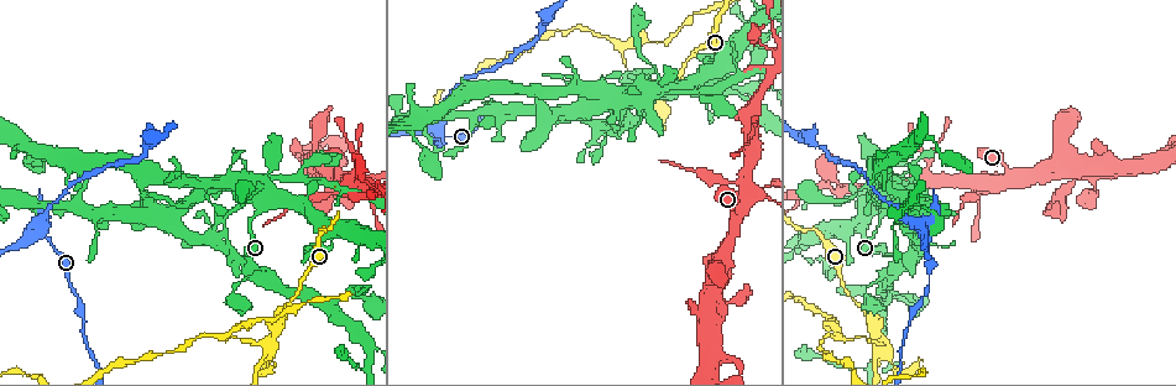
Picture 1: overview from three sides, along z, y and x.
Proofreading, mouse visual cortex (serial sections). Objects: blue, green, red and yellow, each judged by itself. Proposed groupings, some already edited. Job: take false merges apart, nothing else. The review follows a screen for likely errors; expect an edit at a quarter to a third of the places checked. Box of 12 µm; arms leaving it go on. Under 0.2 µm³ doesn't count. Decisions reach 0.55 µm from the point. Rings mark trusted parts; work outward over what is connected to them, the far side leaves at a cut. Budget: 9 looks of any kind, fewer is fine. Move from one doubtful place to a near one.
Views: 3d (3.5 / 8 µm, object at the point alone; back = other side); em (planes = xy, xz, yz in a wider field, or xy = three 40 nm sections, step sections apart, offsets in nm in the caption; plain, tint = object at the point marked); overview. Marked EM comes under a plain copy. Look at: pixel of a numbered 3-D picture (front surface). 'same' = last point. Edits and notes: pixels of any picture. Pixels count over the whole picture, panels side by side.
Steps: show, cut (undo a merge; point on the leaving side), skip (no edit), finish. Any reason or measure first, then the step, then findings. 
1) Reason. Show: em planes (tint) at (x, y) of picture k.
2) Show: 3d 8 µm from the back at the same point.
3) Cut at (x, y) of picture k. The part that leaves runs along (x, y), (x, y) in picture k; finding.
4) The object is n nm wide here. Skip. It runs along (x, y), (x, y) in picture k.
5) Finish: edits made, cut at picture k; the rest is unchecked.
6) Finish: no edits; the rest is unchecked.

Three arms meet. Show: 3d 8 µm at (260, 196) of picture 1.

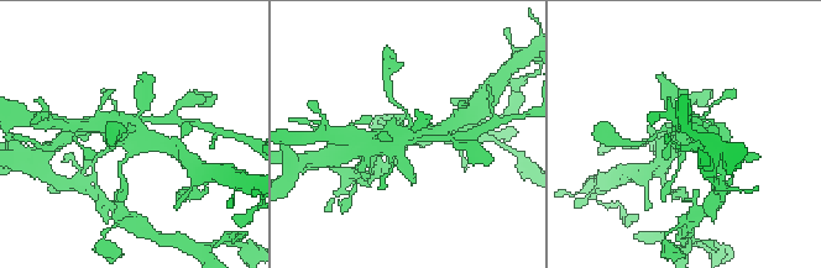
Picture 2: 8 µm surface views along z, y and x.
Show: 3d 3.5 µm at (129, 136) of picture 2.

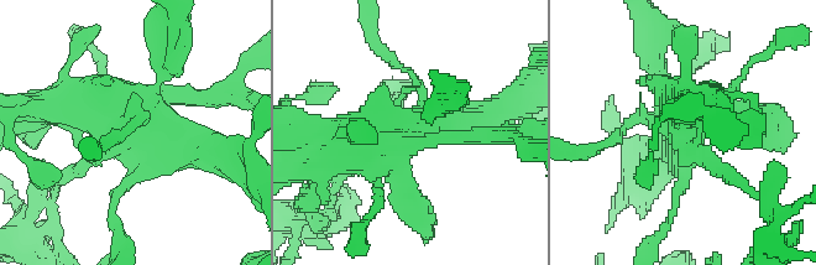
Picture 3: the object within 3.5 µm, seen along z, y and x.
Show: em xy step 3 (tint) at (137, 129) of picture 3.

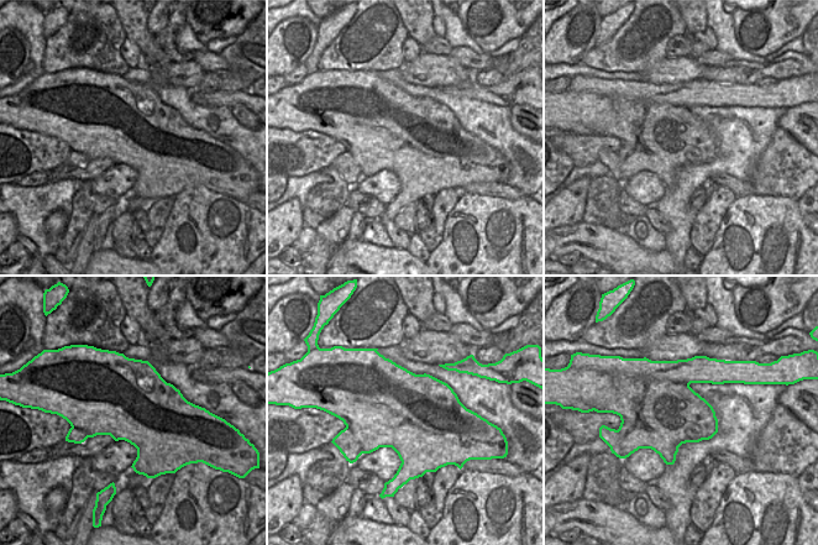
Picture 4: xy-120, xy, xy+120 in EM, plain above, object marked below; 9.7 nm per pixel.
Cut at (38, 135) of picture 3. The part that leaves runs along (336, 147), (322, 160), (307, 166) in picture 3; a second cell is stuck on.

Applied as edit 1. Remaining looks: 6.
Arms part here. Show: 3d 8 µm at (269, 346) of picture 1.

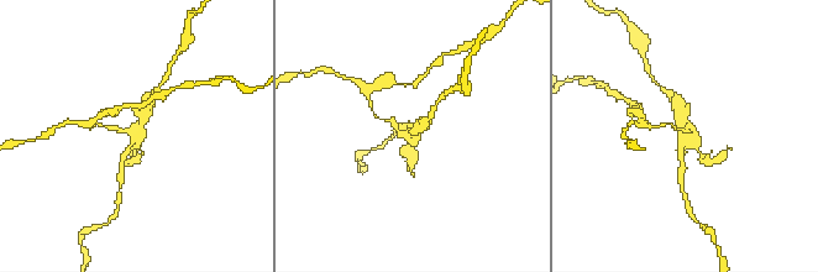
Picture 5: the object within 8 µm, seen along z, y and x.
Show: 3d 3.5 µm at (686, 131) of picture 5.

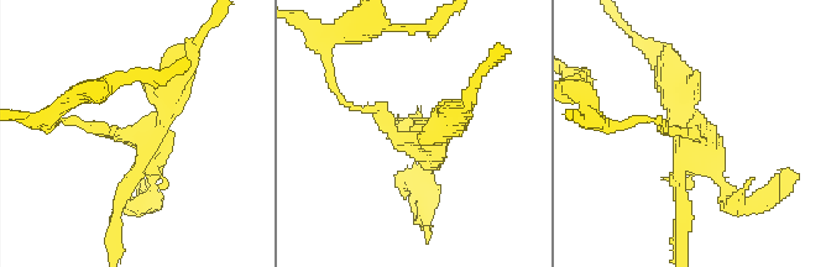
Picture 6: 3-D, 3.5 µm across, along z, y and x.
Show: em xy step 1 (tint) at (694, 137) of picture 6.

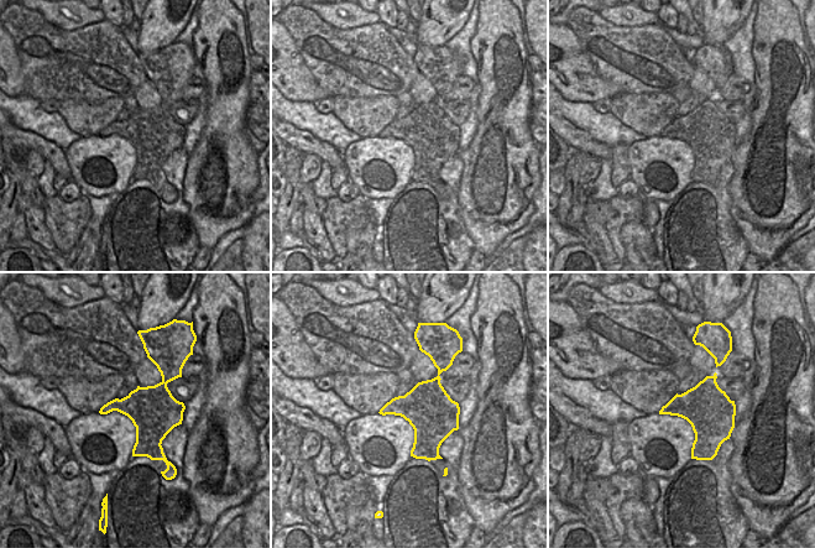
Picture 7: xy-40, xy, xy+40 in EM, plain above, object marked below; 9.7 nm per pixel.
Cut at (378, 119) of picture 6. The part that leaves runs along (146, 139), (62, 120) in picture 6; two cells meet here.

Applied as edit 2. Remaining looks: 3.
Arms part here. Show: 3d 3.5 µm at (40, 234) of picture 1.

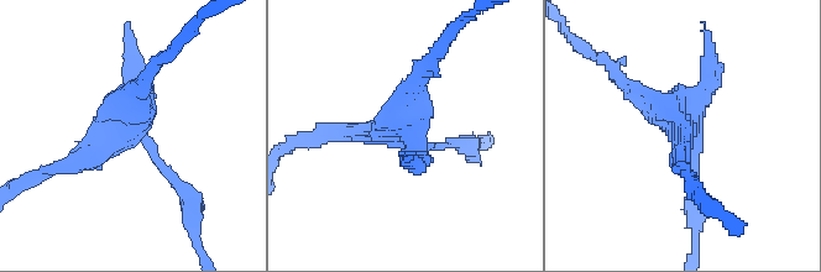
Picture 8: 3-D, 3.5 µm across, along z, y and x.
Shape alone is not enough. Show: em xy step 2 (tint) at (407, 135) of picture 8.

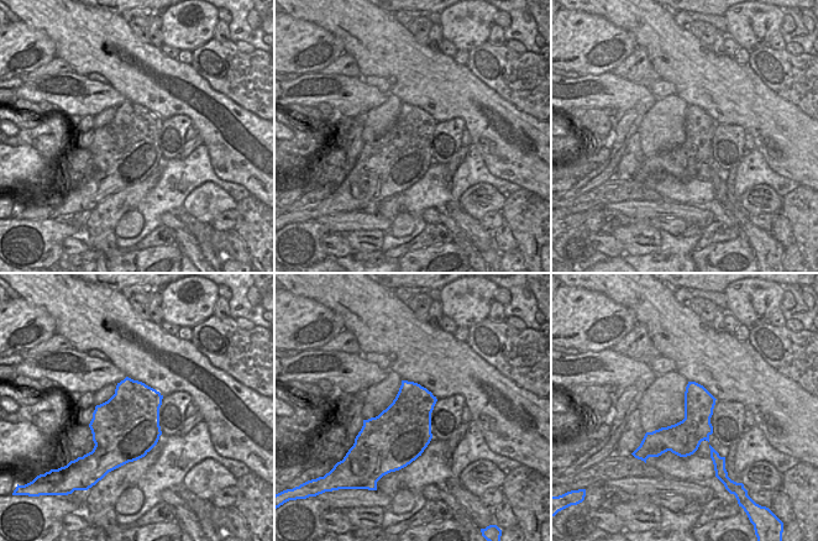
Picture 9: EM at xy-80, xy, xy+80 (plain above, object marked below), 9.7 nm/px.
Show: em xy step 5 (tint) at the same point.

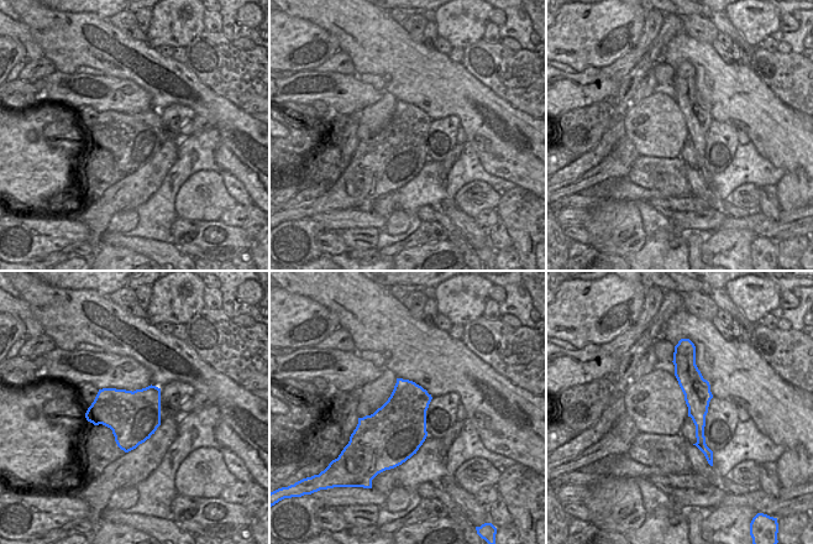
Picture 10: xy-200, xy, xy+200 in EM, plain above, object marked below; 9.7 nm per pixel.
Cut at (627, 83) of picture 8. The part that leaves runs along (691, 126), (650, 108), (604, 58) in picture 8; two cells meet here.

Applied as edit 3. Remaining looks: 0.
Finish: edits made, cut at picture 3, cut at picture 6, cut at picture 8; the rest is unchecked.

